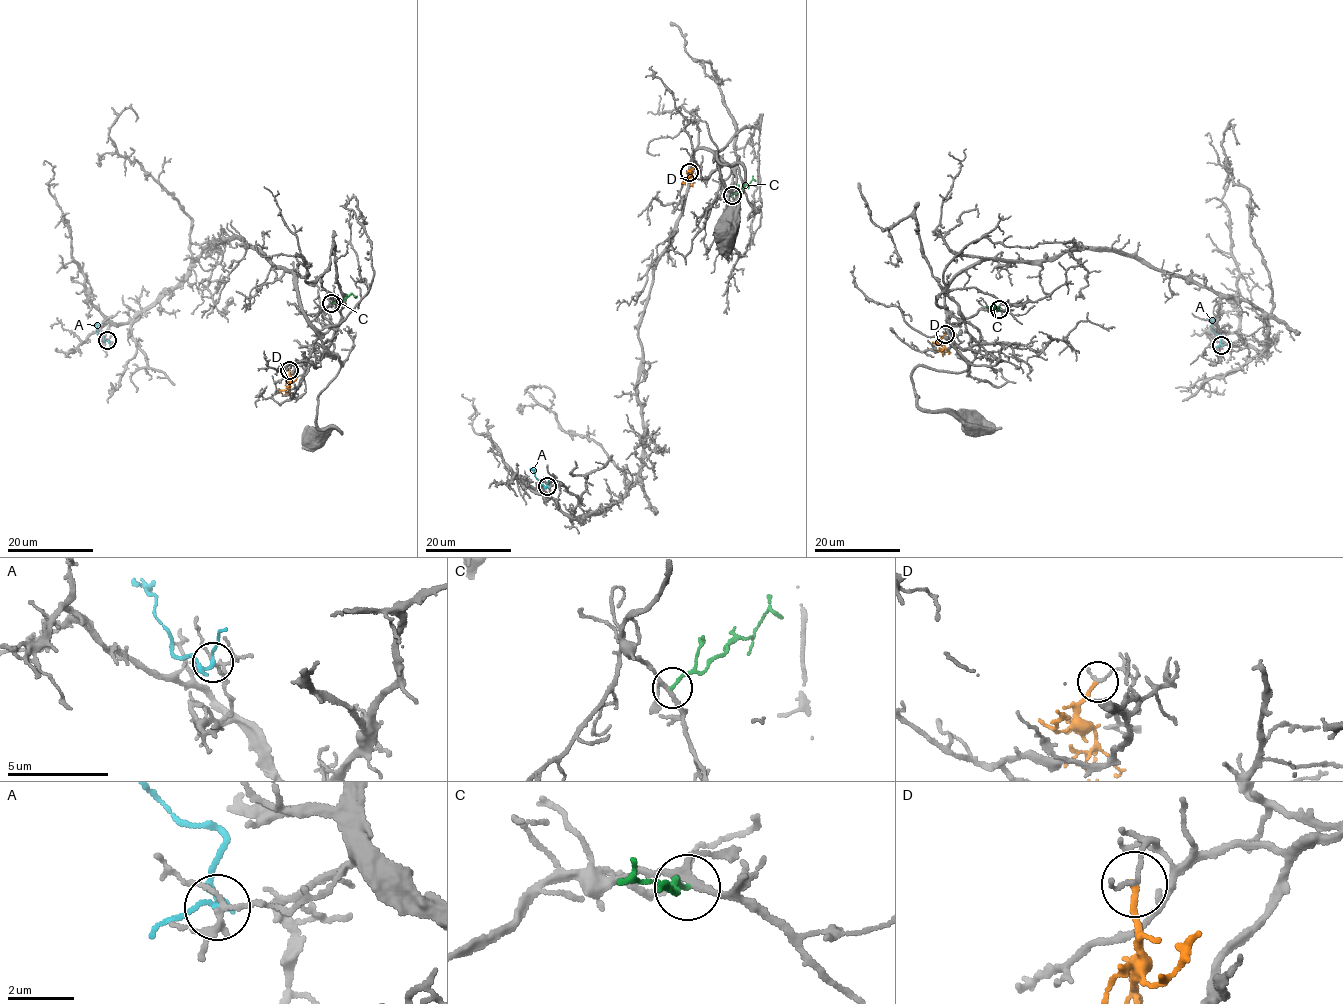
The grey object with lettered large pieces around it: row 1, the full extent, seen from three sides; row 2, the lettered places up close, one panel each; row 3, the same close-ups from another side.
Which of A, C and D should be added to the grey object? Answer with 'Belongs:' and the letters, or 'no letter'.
Belongs: no letter

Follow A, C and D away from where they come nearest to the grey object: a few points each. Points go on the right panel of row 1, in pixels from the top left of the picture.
A: (1221, 345), (1222, 337), (1212, 330), (1210, 318)
C: (999, 309), (995, 305), (987, 306)
D: (945, 334), (941, 340), (944, 355)

